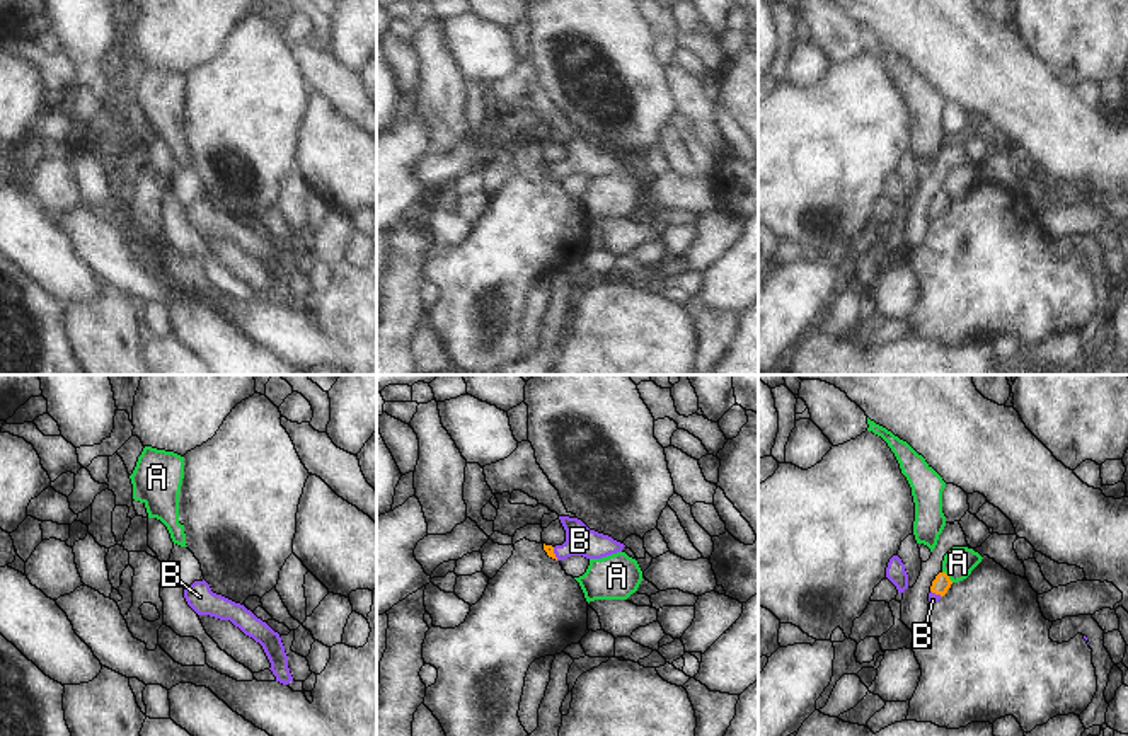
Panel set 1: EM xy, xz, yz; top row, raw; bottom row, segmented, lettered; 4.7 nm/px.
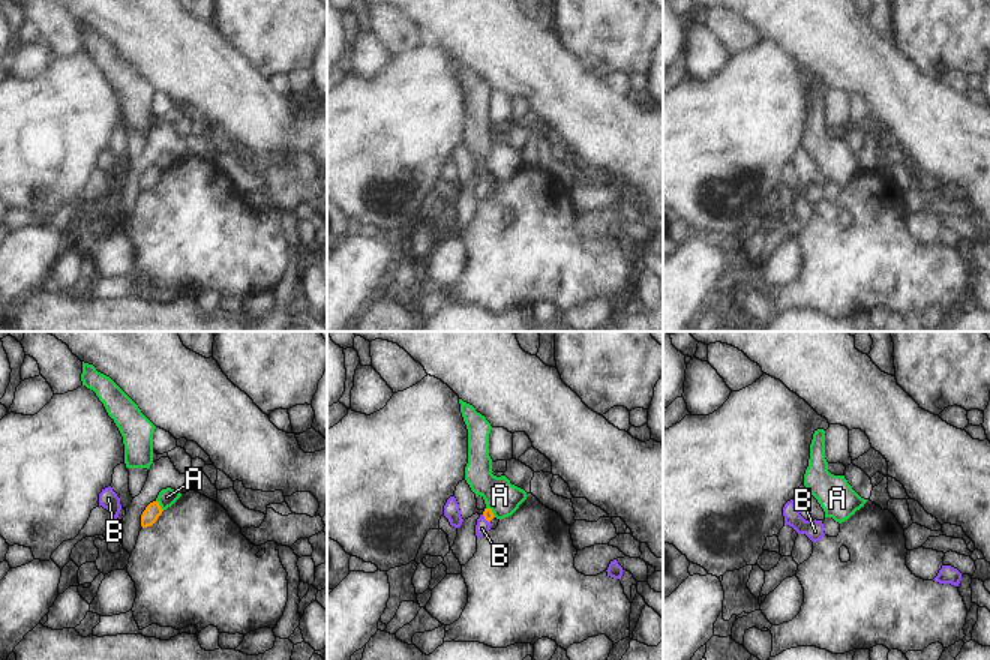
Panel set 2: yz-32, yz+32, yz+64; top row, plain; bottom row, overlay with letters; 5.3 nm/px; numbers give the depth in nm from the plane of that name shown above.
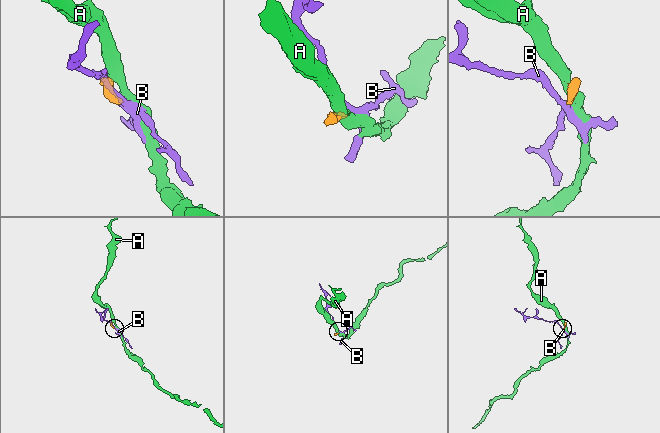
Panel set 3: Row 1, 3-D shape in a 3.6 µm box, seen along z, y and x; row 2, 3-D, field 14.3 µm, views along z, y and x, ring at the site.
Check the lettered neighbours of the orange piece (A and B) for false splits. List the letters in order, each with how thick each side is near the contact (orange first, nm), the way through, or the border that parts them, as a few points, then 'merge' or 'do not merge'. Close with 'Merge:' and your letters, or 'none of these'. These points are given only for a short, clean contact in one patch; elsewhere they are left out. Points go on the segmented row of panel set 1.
A: 80/150 nm | along yz (943, 571), (953, 581) | do not merge
B: 50/140 nm | across xz (549, 549), (554, 554), (580, 540) | merge
Merge: B

